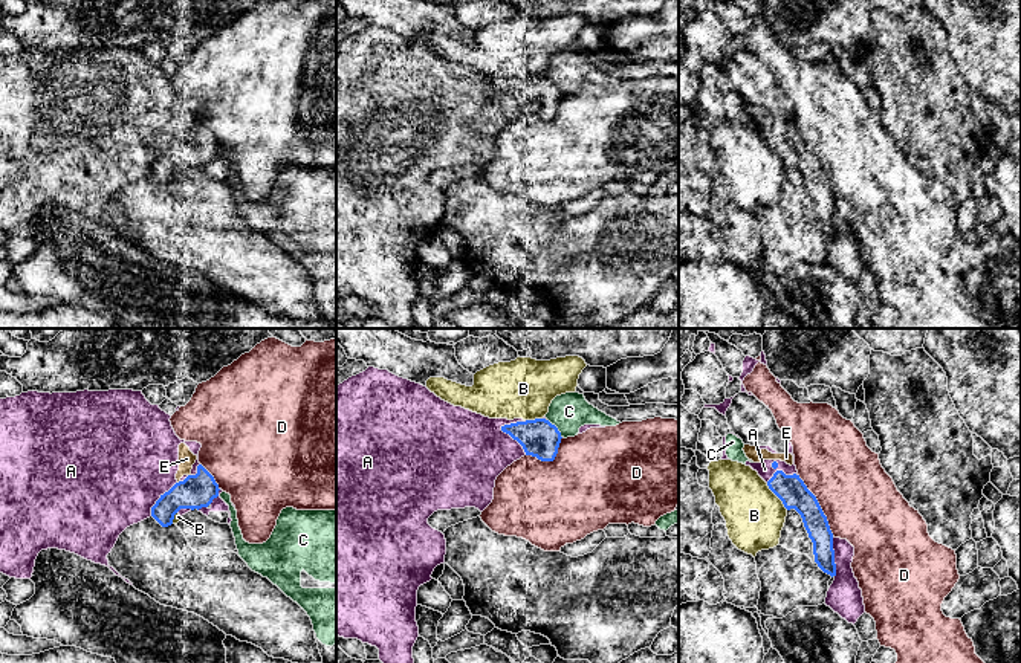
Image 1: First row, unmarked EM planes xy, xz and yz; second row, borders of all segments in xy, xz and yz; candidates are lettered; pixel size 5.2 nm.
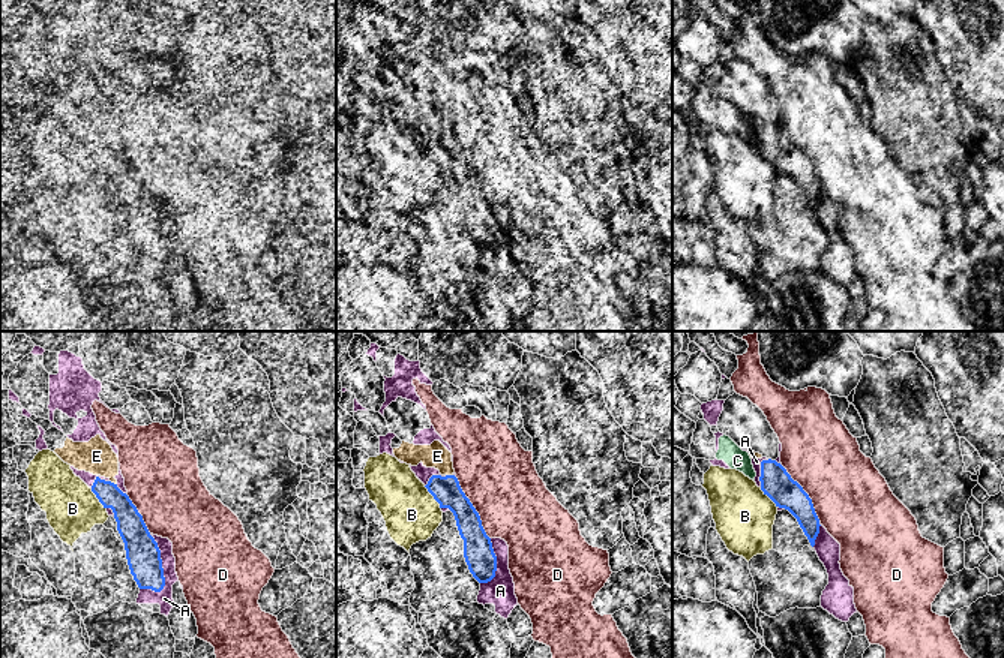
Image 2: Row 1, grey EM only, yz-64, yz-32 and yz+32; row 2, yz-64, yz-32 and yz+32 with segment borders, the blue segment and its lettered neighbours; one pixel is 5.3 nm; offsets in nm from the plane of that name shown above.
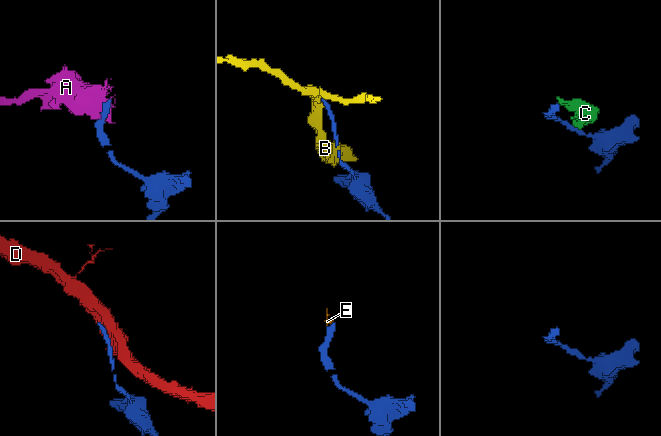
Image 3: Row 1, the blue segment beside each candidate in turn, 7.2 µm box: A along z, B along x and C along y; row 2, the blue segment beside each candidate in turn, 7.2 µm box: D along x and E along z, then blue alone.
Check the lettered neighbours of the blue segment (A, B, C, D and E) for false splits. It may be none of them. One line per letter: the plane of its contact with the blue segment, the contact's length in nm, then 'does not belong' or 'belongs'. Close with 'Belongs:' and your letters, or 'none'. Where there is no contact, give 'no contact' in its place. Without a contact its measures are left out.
A: xz | 200 nm | does not belong
B: yz | 180 nm | does not belong
C: xz | 130 nm | does not belong
D: yz | 380 nm | does not belong
E: no contact | belongs
Belongs: E

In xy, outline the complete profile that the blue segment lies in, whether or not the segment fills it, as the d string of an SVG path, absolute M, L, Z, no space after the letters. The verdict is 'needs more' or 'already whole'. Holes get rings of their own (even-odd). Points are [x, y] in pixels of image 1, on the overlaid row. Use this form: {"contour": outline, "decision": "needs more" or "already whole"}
{"contour": "M185 443L179 445L179 471L176 474L177 483L151 507L151 516L162 526L173 524L174 515L180 509L202 509L208 507L214 498L219 496L219 484L214 477L202 466L197 466L197 474L191 469L196 463L194 455Z", "decision": "needs more"}

